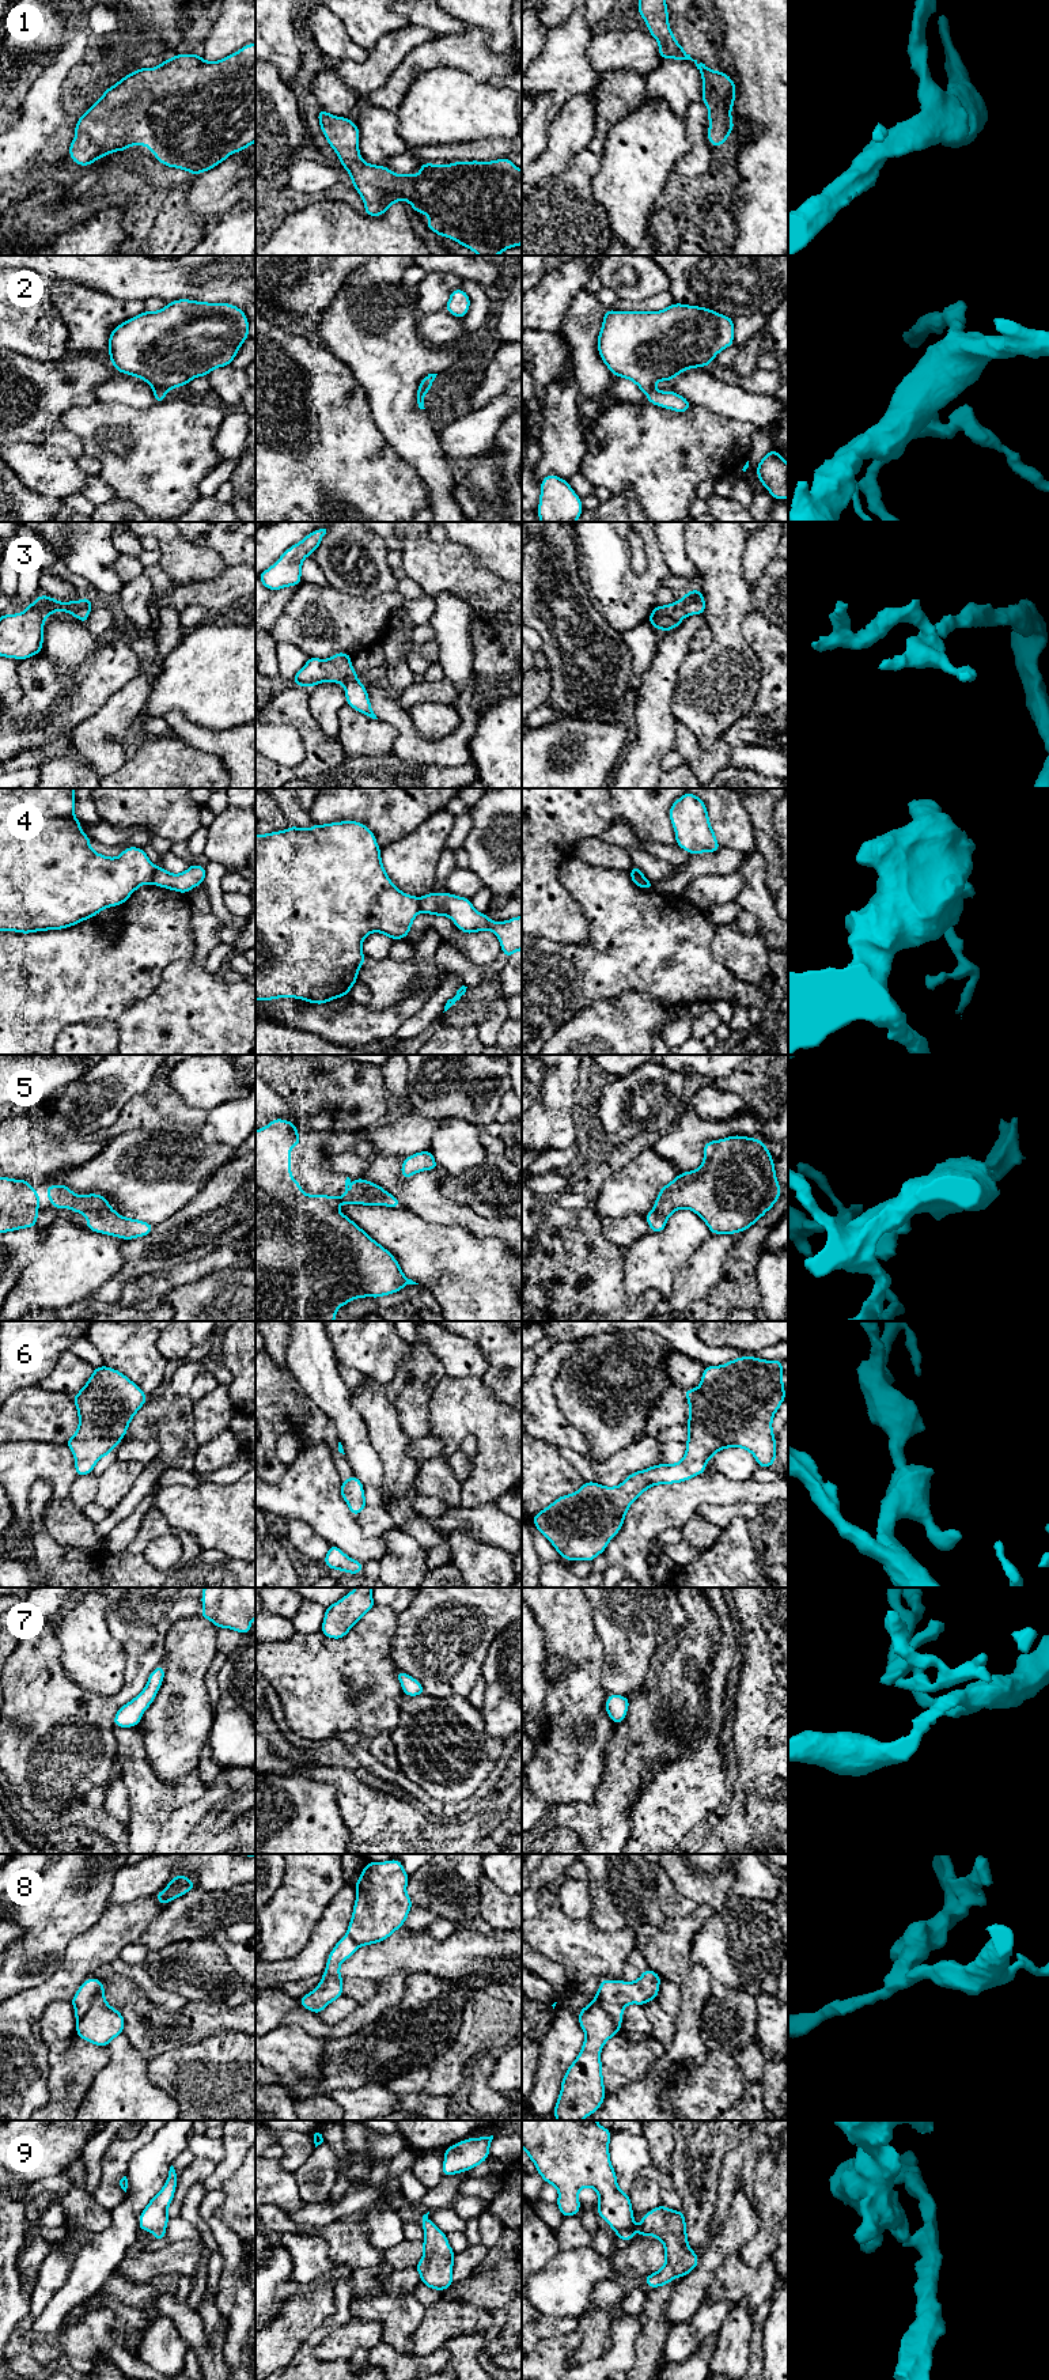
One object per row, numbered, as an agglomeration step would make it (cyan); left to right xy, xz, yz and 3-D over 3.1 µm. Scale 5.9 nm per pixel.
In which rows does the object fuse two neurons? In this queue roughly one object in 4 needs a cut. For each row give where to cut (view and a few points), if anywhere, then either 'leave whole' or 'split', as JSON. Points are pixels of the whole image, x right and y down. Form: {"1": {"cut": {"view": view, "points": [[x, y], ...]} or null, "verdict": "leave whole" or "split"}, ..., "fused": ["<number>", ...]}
{"1": {"cut": null, "verdict": "leave whole"}, "2": {"cut": null, "verdict": "leave whole"}, "3": {"cut": null, "verdict": "leave whole"}, "4": {"cut": {"view": "xy", "points": [[156, 867], [151, 881]]}, "verdict": "split"}, "5": {"cut": null, "verdict": "leave whole"}, "6": {"cut": null, "verdict": "leave whole"}, "7": {"cut": null, "verdict": "leave whole"}, "8": {"cut": {"view": "xy", "points": [[102, 1985], [89, 2009], [76, 2021]]}, "verdict": "split"}, "9": {"cut": {"view": "yz", "points": [[633, 2225], [617, 2233]]}, "verdict": "split"}, "fused": ["4", "8", "9"]}

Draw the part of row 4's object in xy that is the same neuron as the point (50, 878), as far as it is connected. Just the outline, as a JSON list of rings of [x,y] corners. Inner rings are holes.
[[[0,788],[0,931],[30,934],[35,931],[61,930],[94,917],[102,909],[122,905],[141,885],[152,882],[155,866],[143,848],[126,847],[117,858],[95,852],[90,836],[82,832],[82,822],[75,817],[76,788]]]

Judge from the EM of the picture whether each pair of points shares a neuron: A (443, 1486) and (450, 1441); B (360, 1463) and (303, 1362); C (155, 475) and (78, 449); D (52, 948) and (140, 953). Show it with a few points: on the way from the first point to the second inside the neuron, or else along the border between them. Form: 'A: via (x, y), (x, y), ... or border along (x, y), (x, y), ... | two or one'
A: border along (440, 1453), (447, 1460) | two
B: via (353, 1438), (348, 1422), (325, 1387) | one
C: border along (63, 427), (78, 436), (84, 453) | two
D: via (74, 953), (84, 956), (118, 956) | one

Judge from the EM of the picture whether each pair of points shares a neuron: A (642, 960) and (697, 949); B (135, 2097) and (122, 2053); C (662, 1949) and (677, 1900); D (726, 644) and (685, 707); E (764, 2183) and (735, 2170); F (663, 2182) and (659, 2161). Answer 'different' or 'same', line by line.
A: same
B: same
C: different
D: same
E: different
F: different

